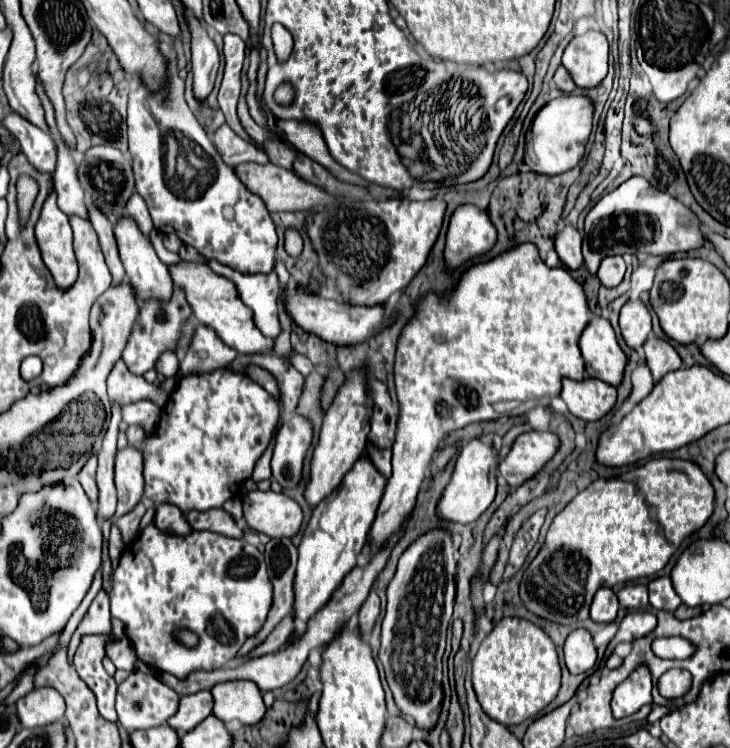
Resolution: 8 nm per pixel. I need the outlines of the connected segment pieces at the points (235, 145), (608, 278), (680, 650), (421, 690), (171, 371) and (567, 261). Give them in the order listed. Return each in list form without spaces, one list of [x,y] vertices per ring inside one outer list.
[[[226,124],[220,126],[212,138],[220,158],[228,164],[228,166],[236,166],[242,162],[256,162],[256,164],[266,164],[268,162],[268,154],[260,152],[258,148],[252,148],[252,144],[244,144],[244,140],[240,140]]]
[[[606,256],[602,262],[600,262],[600,268],[598,268],[598,278],[604,286],[612,288],[612,286],[618,286],[624,278],[624,272],[626,272],[626,264],[622,260],[622,256]]]
[[[674,636],[674,638],[656,638],[652,642],[652,650],[660,658],[680,658],[682,660],[682,658],[692,656],[696,648],[688,640]]]
[[[434,528],[406,548],[386,590],[388,604],[382,620],[378,658],[400,714],[404,718],[410,716],[424,732],[436,726],[442,710],[442,656],[456,596],[454,578],[456,548],[452,534],[444,528]]]
[[[162,352],[160,358],[156,360],[154,368],[156,368],[158,374],[164,374],[166,378],[176,376],[176,372],[178,372],[178,358],[176,358],[176,354],[174,352]]]
[[[566,226],[556,236],[556,252],[566,268],[578,270],[584,264],[582,258],[582,236],[574,226]]]

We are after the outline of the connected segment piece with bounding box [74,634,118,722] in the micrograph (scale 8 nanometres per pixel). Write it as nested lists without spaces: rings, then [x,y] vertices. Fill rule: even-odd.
[[[114,634],[84,636],[74,654],[74,666],[80,678],[94,692],[100,716],[104,716],[108,722],[118,722],[114,710],[116,682],[102,666],[102,660],[106,656],[106,646],[112,642],[116,642]]]

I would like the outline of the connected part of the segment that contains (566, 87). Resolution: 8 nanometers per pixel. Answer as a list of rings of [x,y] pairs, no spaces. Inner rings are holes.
[[[560,66],[558,70],[556,70],[556,74],[554,74],[554,84],[556,84],[556,88],[558,90],[562,90],[562,92],[572,92],[576,86],[572,84],[572,78],[568,76],[568,70],[564,68],[564,66]]]

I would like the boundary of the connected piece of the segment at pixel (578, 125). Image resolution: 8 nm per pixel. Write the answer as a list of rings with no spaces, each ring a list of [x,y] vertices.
[[[560,96],[548,102],[536,114],[530,130],[526,132],[524,160],[532,156],[528,164],[536,164],[536,168],[540,168],[540,174],[548,176],[562,174],[582,160],[590,132],[592,132],[592,102],[584,96]]]

